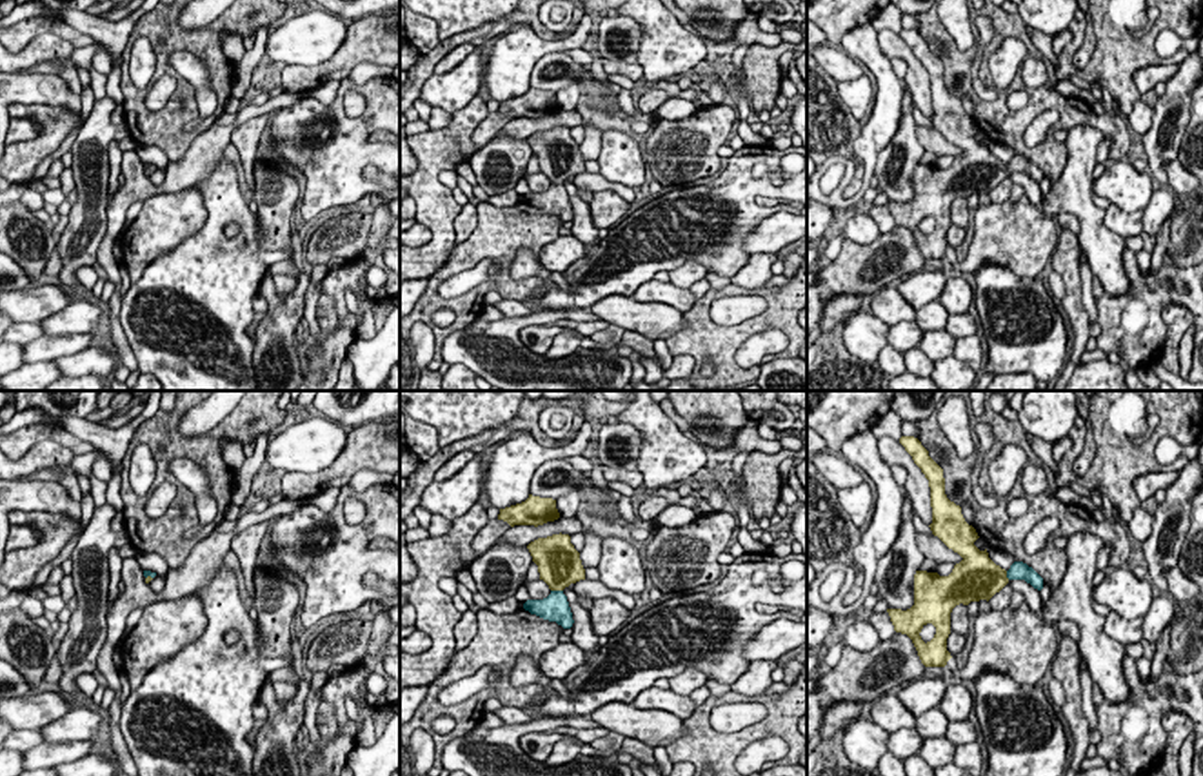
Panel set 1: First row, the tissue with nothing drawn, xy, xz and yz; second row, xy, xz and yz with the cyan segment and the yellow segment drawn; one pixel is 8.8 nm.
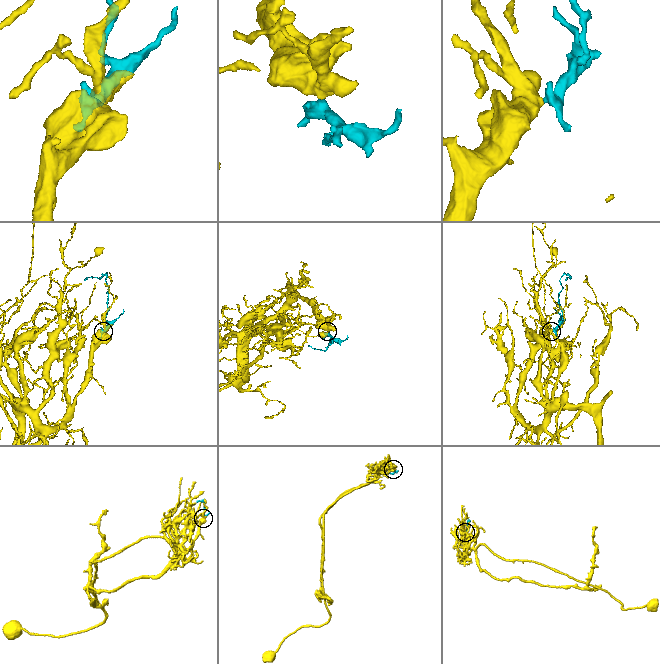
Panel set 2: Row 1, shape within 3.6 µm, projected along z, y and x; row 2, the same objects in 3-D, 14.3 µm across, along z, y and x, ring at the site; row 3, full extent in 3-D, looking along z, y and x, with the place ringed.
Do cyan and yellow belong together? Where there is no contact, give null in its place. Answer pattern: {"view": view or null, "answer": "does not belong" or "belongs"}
{"view": "xz", "answer": "belongs"}

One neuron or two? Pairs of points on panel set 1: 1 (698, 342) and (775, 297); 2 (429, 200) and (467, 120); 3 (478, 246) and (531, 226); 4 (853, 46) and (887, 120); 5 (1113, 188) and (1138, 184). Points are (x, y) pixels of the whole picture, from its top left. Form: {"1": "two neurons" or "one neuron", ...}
{"1": "one neuron", "2": "one neuron", "3": "one neuron", "4": "one neuron", "5": "one neuron"}

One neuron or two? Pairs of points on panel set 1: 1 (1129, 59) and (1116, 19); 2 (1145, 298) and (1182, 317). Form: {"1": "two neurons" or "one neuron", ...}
{"1": "one neuron", "2": "two neurons"}

